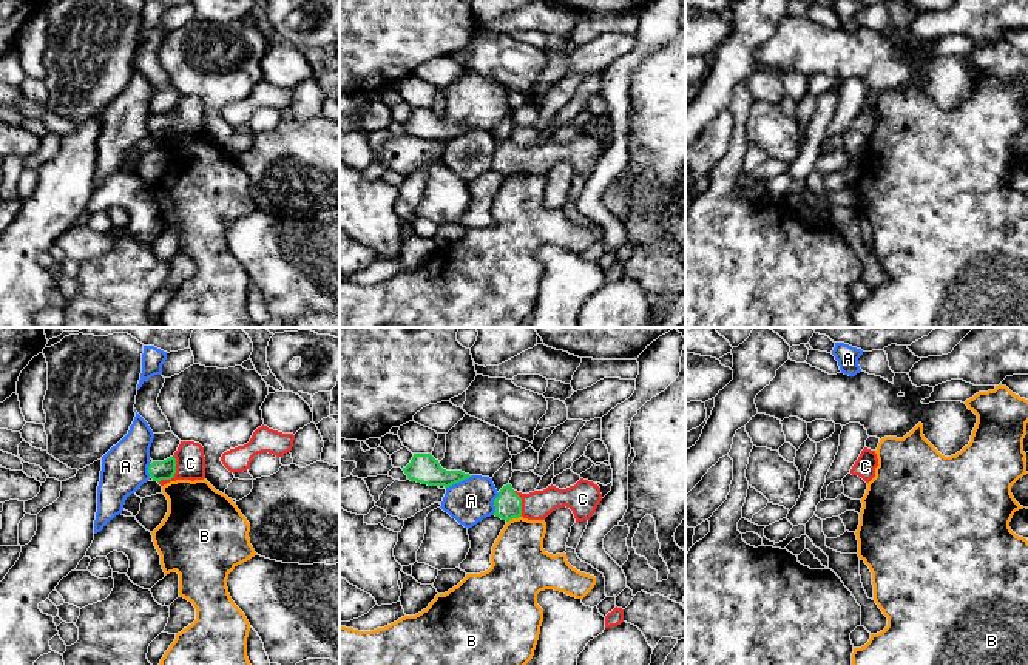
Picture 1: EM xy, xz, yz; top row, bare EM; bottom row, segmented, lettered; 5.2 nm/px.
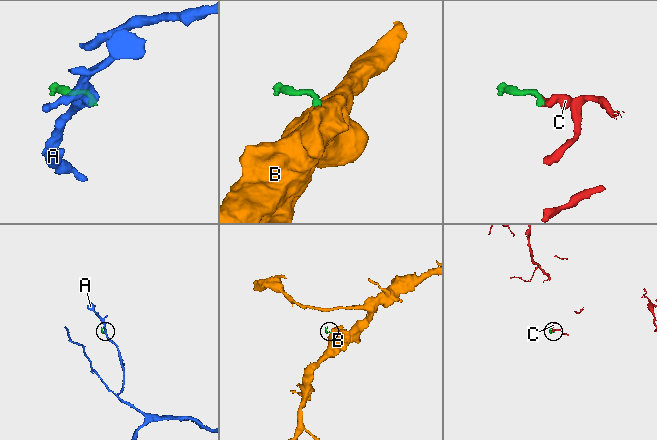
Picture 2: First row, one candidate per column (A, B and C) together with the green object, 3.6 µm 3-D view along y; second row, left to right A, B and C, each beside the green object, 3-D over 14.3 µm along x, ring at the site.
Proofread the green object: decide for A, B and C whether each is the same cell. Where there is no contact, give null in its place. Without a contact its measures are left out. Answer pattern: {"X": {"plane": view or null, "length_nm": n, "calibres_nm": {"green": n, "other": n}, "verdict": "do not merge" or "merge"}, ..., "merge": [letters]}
{"A": {"plane": "xz", "length_nm": 160, "calibres_nm": {"green": 160, "other": 220}, "verdict": "do not merge"}, "B": {"plane": "xz", "length_nm": 90, "calibres_nm": {"green": 140, "other": 280}, "verdict": "do not merge"}, "C": {"plane": "xy", "length_nm": 170, "calibres_nm": {"green": 100, "other": 160}, "verdict": "merge"}, "merge": ["C"]}

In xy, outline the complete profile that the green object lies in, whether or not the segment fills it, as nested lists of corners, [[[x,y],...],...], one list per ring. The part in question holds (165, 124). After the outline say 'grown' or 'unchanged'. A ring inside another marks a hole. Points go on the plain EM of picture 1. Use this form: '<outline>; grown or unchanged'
[[[181,96],[174,110],[164,116],[153,116],[148,120],[148,128],[161,140],[176,134],[204,134],[204,102],[194,96]]]; grown

